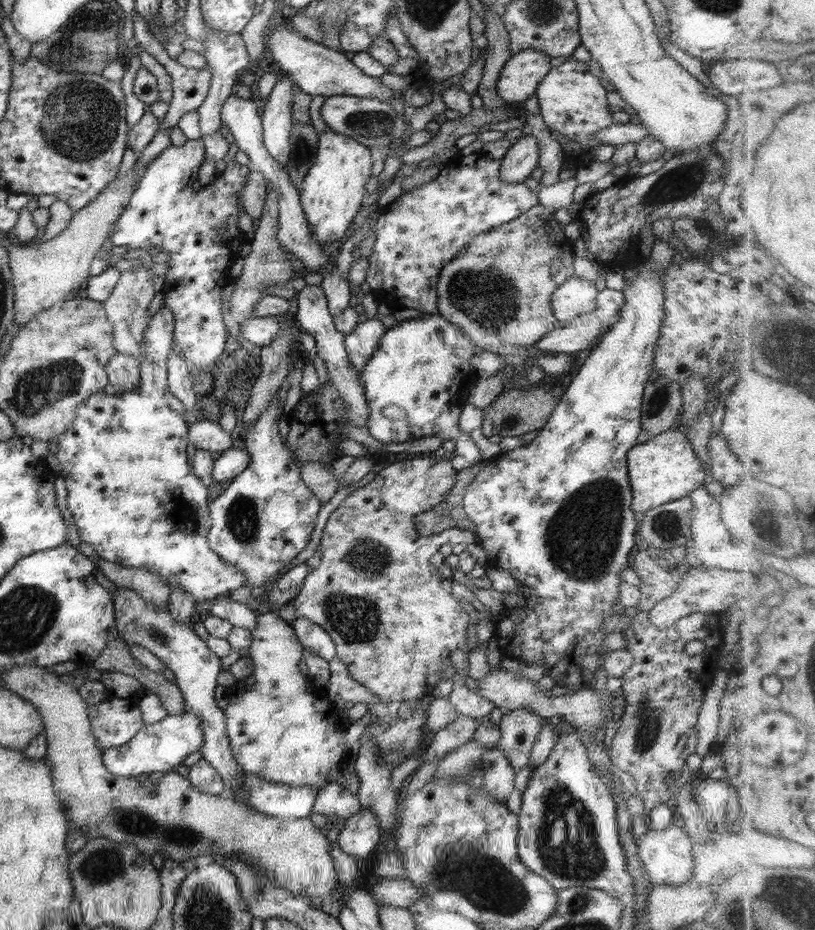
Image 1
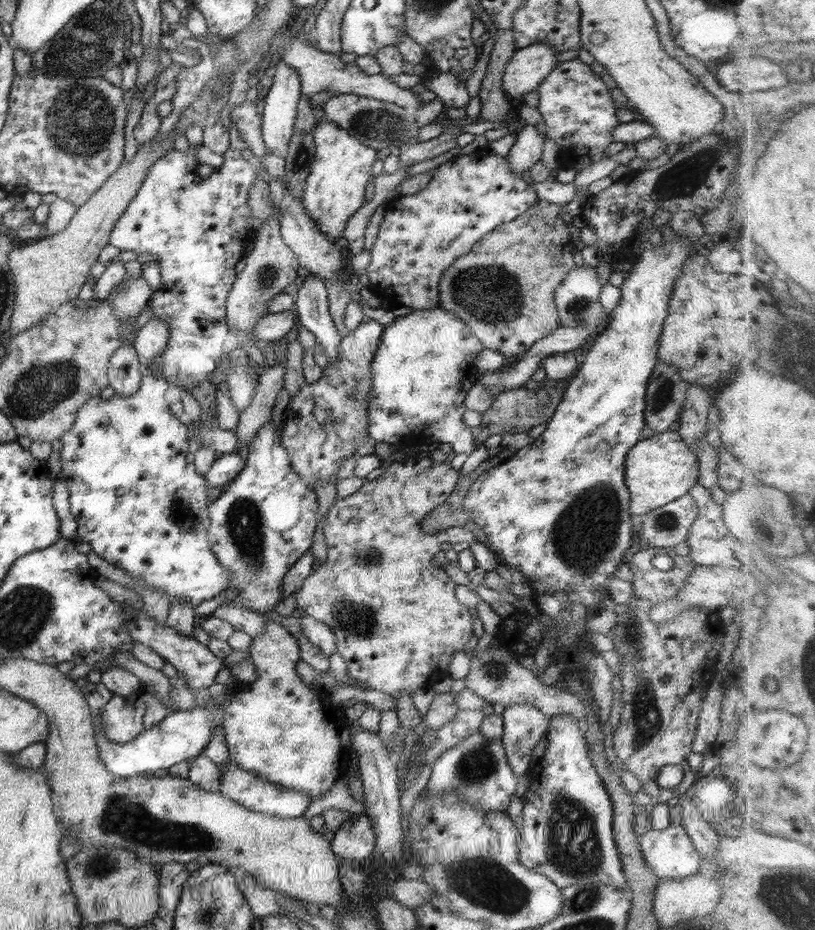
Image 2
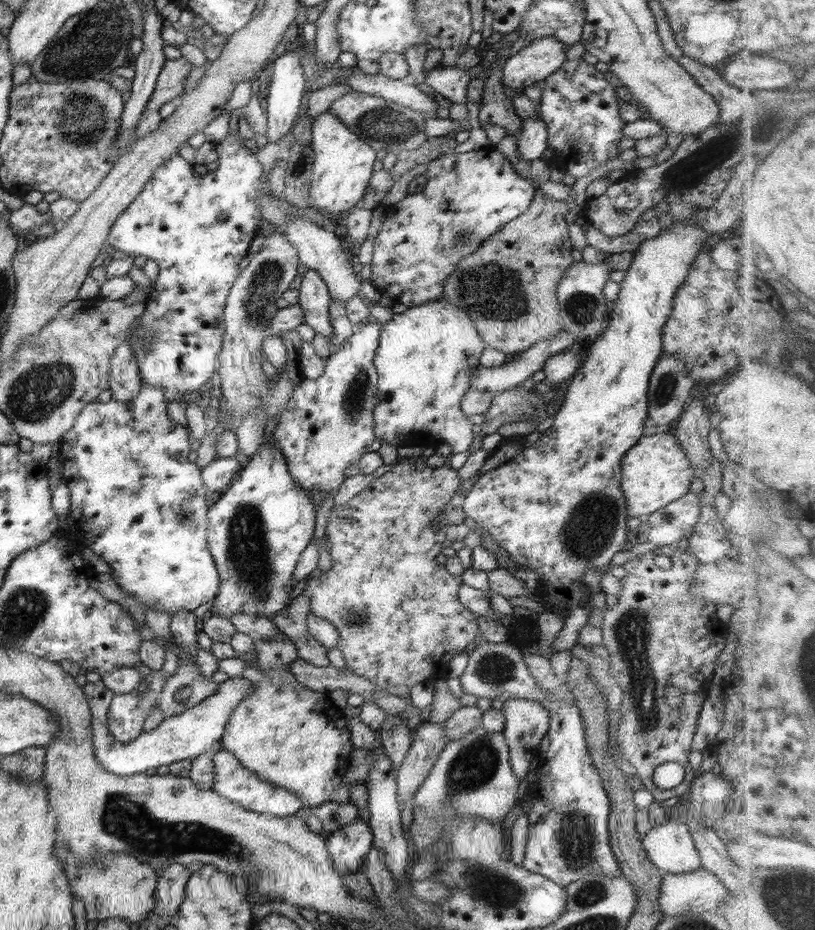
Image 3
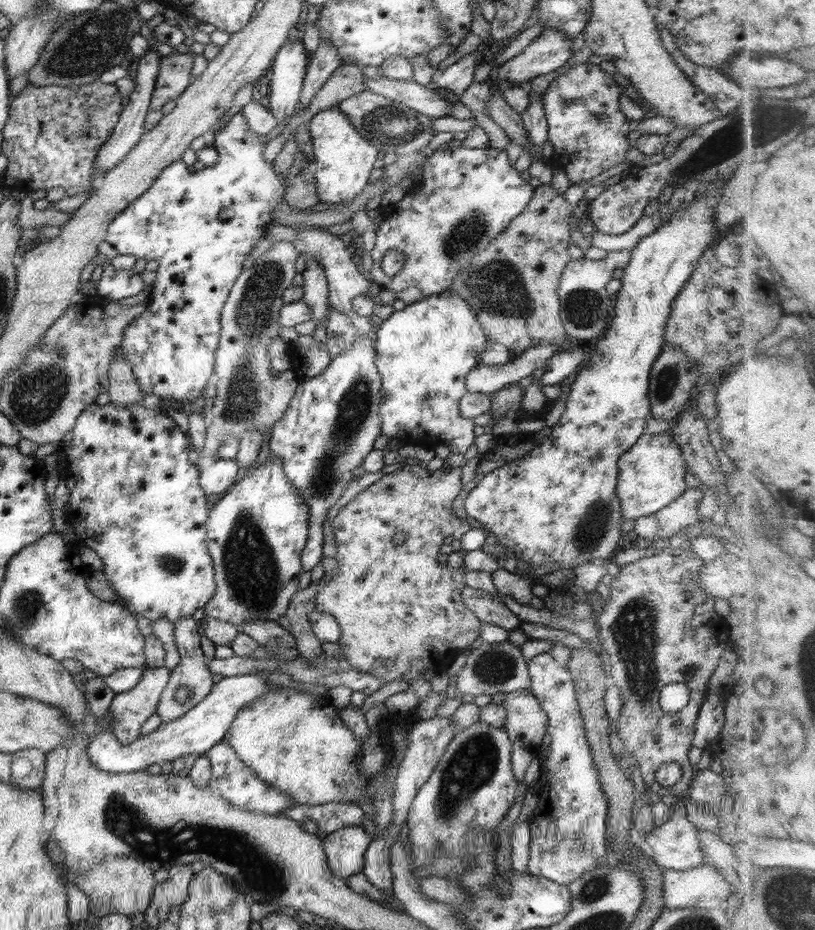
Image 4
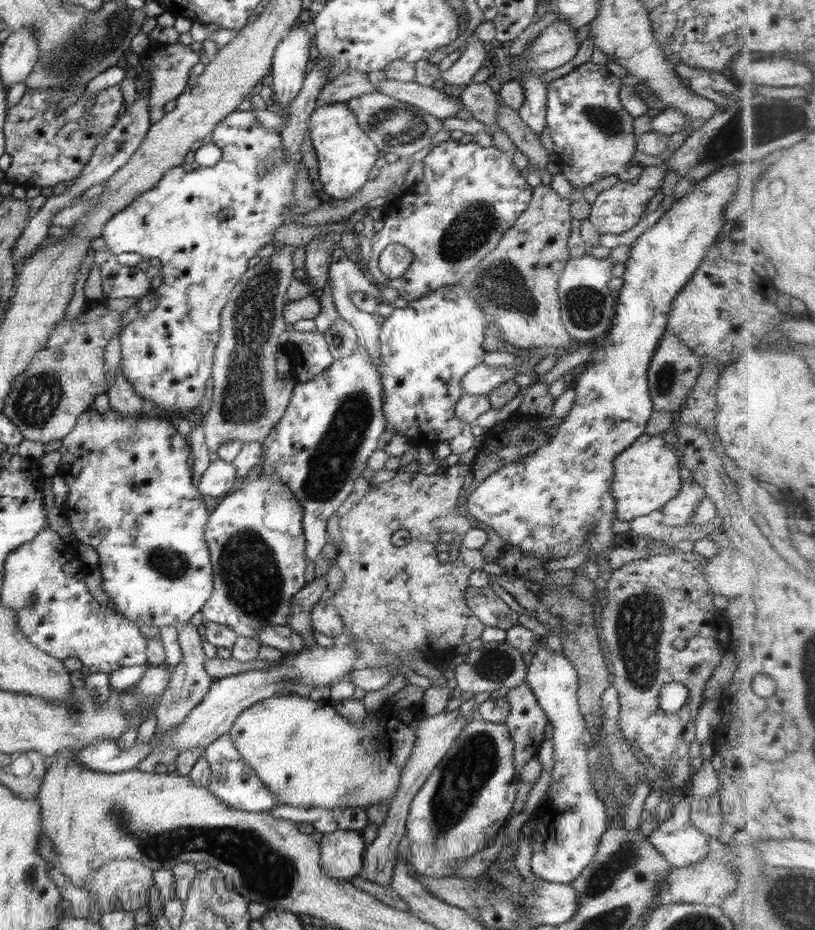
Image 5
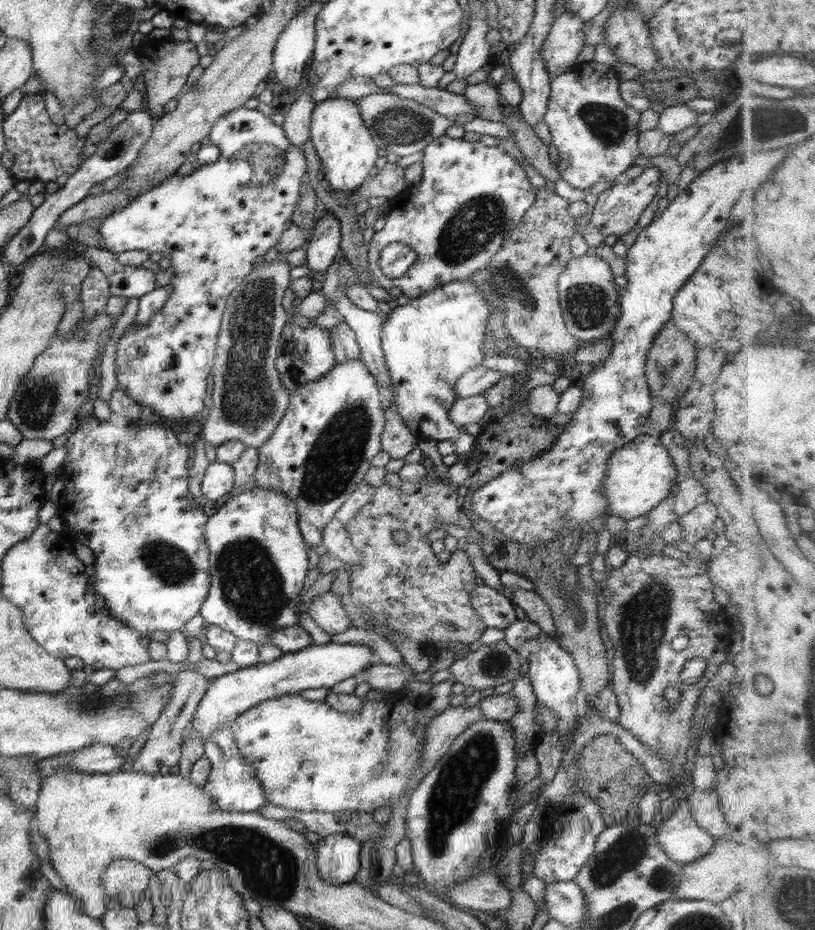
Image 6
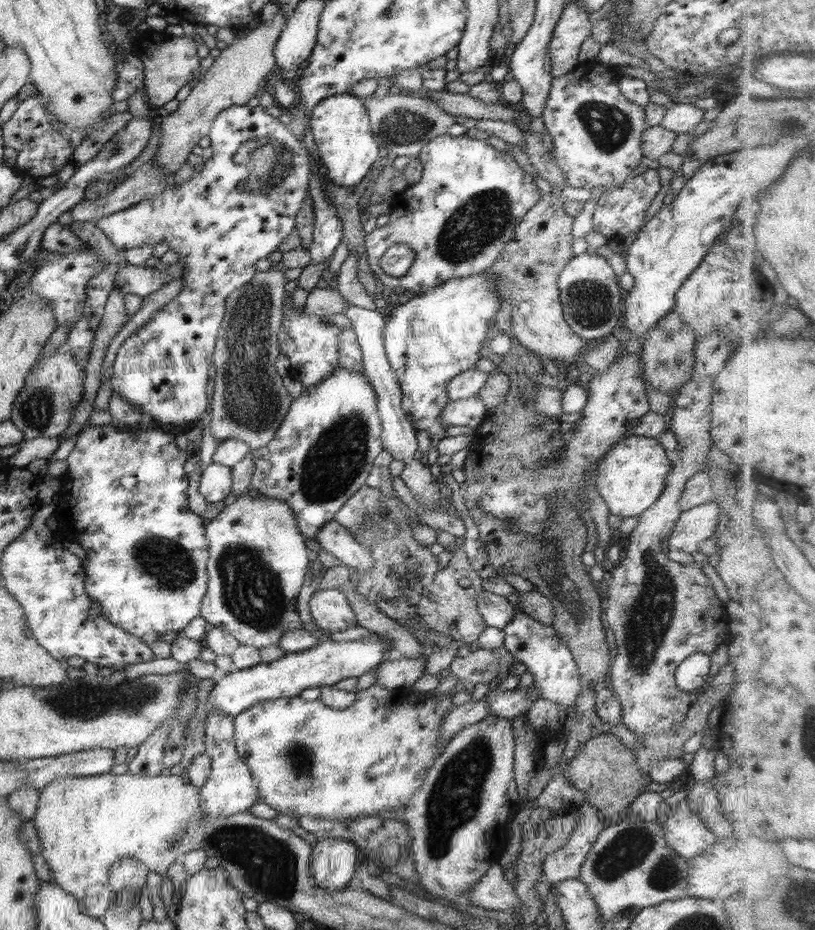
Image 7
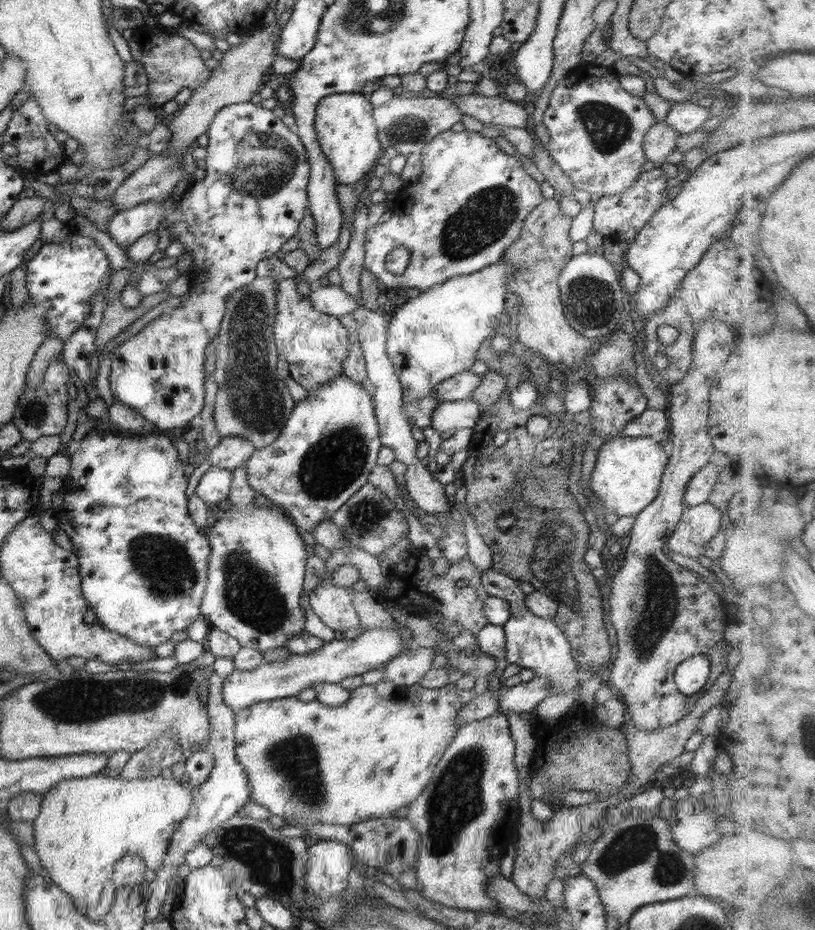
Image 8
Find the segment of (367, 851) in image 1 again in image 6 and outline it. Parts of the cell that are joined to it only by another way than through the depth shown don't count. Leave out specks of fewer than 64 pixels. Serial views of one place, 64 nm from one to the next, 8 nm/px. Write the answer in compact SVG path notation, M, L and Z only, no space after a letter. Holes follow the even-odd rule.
M334 834L320 837L316 846L316 867L324 881L342 884L355 880L362 846L358 840L347 834Z

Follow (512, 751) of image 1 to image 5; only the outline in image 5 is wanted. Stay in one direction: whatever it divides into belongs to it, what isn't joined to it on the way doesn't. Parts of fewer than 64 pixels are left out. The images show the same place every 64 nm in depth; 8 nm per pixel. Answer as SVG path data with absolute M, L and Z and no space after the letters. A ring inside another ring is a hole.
M526 680L520 686L508 689L505 698L510 704L510 715L505 725L514 744L514 764L519 772L538 753L545 740L548 719Z

